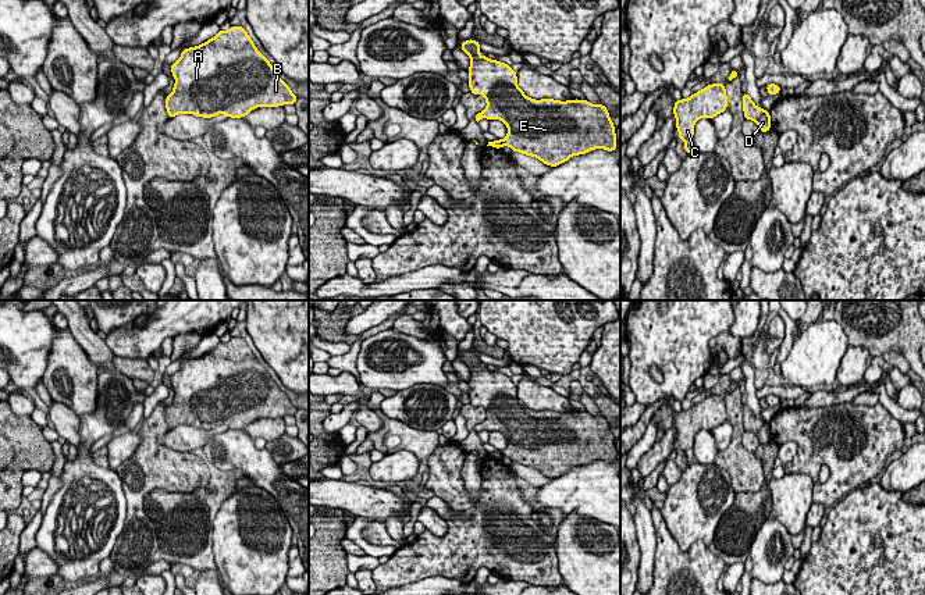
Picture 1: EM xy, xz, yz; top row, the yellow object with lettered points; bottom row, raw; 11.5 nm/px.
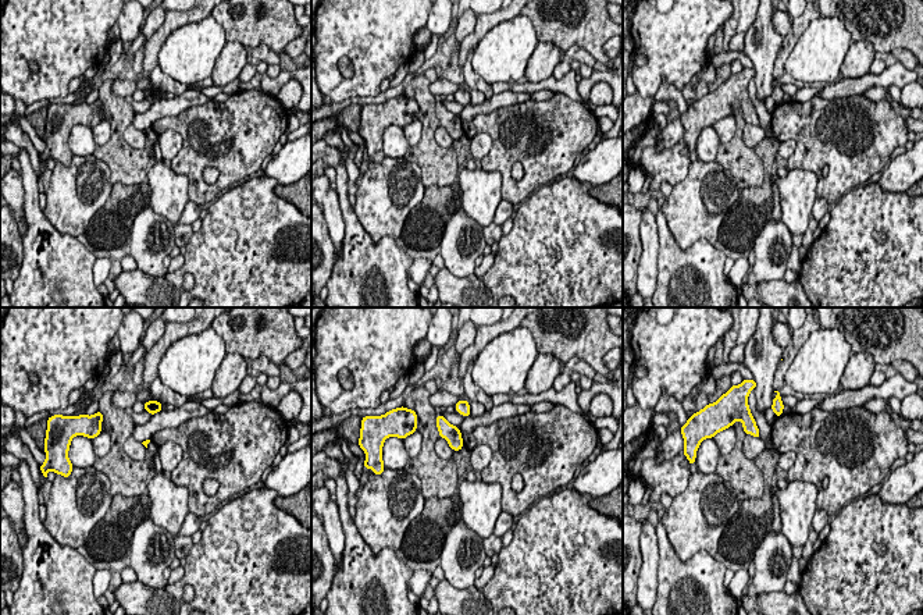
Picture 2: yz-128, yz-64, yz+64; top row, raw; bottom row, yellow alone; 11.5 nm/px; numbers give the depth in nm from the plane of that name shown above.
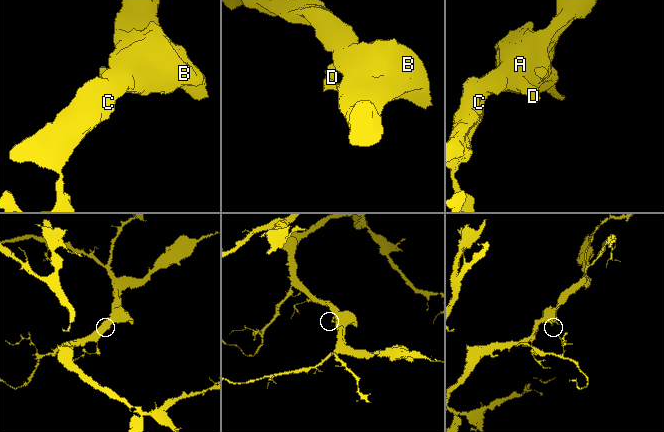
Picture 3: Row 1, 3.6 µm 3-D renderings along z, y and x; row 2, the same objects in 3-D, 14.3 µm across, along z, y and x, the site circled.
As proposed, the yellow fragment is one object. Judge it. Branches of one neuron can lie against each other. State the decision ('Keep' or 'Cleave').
Keep

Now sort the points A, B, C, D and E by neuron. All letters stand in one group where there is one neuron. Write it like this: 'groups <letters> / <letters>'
groups A B C D E

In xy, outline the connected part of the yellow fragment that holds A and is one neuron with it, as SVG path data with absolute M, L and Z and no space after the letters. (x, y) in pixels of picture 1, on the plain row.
M243 338L220 341L214 349L200 357L182 361L181 368L171 375L171 385L175 395L166 409L170 430L177 425L203 430L225 425L230 430L242 430L257 418L282 418L298 411L270 373L257 361Z

